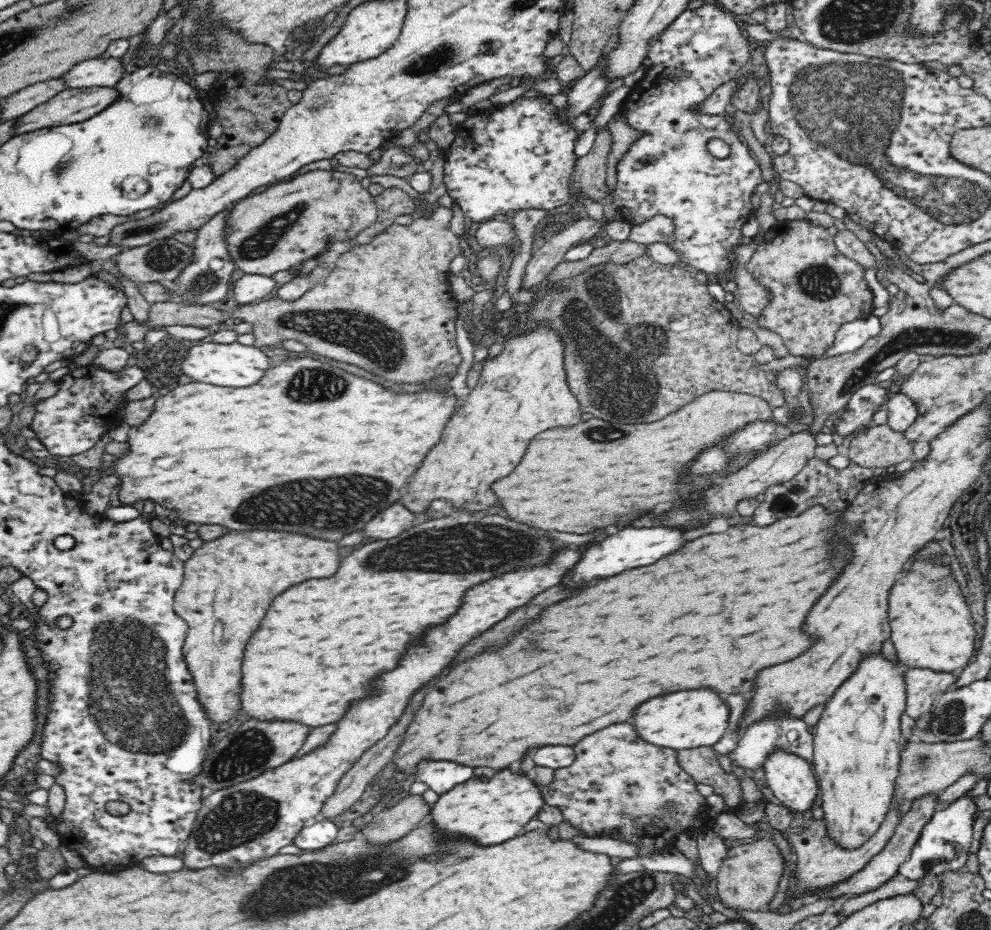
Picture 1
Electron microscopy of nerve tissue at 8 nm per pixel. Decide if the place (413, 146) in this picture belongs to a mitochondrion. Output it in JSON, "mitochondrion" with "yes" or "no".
{"mitochondrion":"no"}

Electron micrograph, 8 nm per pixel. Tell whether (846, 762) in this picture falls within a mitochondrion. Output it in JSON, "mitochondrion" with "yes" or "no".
{"mitochondrion":"no"}

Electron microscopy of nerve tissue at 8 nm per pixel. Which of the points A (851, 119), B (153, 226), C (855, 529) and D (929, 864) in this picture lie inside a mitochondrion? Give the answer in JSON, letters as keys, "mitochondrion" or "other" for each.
{"A":"mitochondrion","B":"mitochondrion","C":"mitochondrion","D":"mitochondrion"}

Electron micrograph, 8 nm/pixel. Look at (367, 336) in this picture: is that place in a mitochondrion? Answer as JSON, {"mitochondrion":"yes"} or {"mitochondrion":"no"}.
{"mitochondrion":"yes"}

